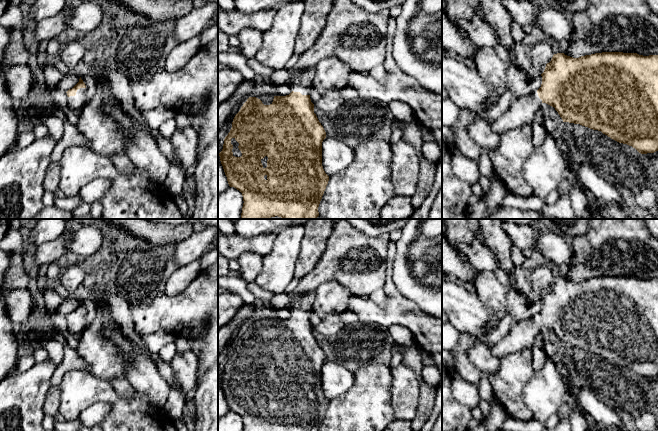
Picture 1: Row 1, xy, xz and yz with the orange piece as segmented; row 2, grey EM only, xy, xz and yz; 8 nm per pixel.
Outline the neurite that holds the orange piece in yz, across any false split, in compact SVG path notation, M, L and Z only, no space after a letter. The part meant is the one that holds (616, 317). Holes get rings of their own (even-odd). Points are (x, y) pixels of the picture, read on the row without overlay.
M602 276L573 282L564 277L554 278L541 298L541 311L530 319L514 322L508 333L491 349L499 359L530 347L542 327L555 332L563 346L580 348L601 355L611 363L635 372L641 378L658 375L658 279Z

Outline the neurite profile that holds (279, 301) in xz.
M287 293L274 294L271 300L271 307L274 310L284 309L289 306L290 297Z

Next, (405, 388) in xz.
M404 363L391 370L391 396L395 420L411 422L416 415L420 383L415 372Z

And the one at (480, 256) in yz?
M478 239L471 244L462 243L458 248L466 255L471 266L479 272L484 270L494 272L499 268L491 249Z

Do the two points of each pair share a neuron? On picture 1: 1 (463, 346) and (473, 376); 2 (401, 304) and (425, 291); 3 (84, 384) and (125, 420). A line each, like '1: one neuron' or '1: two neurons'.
1: one neuron
2: two neurons
3: one neuron

